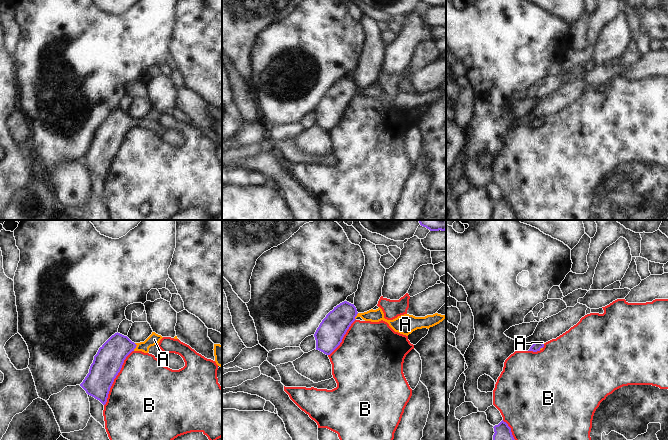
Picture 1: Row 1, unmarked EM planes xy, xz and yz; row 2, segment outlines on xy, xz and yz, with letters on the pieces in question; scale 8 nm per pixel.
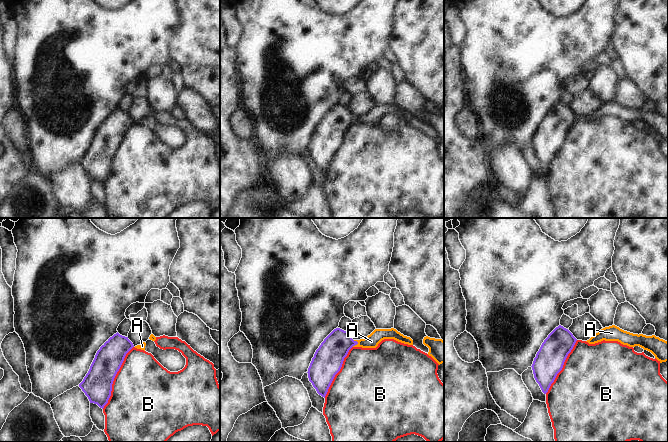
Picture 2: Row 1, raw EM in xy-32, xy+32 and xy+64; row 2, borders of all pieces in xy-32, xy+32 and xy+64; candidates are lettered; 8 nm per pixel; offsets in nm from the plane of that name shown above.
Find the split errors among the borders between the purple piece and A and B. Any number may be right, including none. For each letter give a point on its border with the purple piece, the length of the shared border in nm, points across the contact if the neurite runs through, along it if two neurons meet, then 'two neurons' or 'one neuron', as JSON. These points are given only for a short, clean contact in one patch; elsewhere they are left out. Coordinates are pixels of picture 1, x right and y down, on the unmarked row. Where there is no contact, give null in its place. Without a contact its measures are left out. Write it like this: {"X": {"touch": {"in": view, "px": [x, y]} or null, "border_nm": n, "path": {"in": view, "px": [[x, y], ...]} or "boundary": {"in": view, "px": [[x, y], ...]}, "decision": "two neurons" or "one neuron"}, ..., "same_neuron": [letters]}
{"A": {"touch": {"in": "xy", "px": [135, 123]}, "border_nm": 70, "path": {"in": "xy", "px": [[108, 137], [122, 123], [135, 123], [144, 122], [154, 115]]}, "decision": "one neuron"}, "B": {"touch": {"in": "xy", "px": [115, 153]}, "border_nm": 500, "decision": "two neurons"}, "same_neuron": ["A"]}

